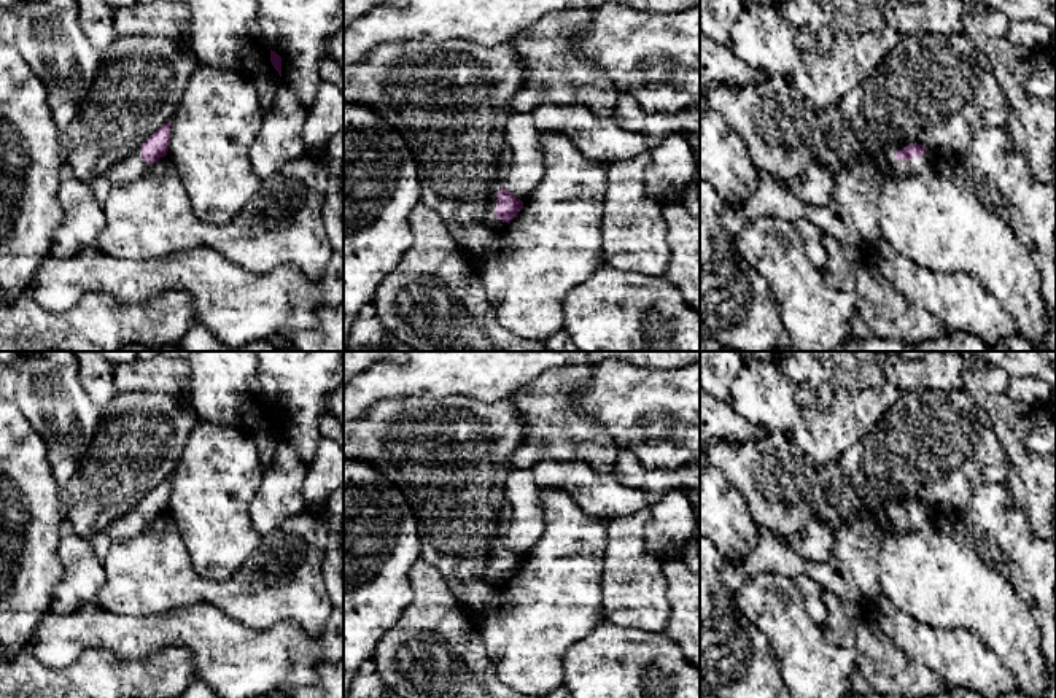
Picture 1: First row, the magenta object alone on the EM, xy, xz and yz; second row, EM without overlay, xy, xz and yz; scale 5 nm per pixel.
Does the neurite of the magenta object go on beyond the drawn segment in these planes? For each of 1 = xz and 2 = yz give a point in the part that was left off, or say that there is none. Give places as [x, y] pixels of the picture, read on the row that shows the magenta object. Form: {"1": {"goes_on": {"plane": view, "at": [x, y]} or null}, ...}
{"1": {"goes_on": {"plane": "xz", "at": [487, 218]}}, "2": {"goes_on": {"plane": "yz", "at": [913, 166]}}}

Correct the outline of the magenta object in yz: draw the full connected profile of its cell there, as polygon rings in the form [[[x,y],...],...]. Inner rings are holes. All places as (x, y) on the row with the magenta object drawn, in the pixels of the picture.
[[[900,143],[889,148],[891,172],[914,175],[929,167],[937,157],[918,143]]]

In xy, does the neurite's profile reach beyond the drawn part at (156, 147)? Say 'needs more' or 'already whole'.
needs more

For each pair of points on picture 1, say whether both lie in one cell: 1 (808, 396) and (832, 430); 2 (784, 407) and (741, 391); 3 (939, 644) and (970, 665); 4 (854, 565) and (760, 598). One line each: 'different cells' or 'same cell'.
1: different cells
2: same cell
3: same cell
4: different cells

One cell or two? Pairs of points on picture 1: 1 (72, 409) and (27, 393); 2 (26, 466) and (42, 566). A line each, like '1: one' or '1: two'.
1: one
2: one

